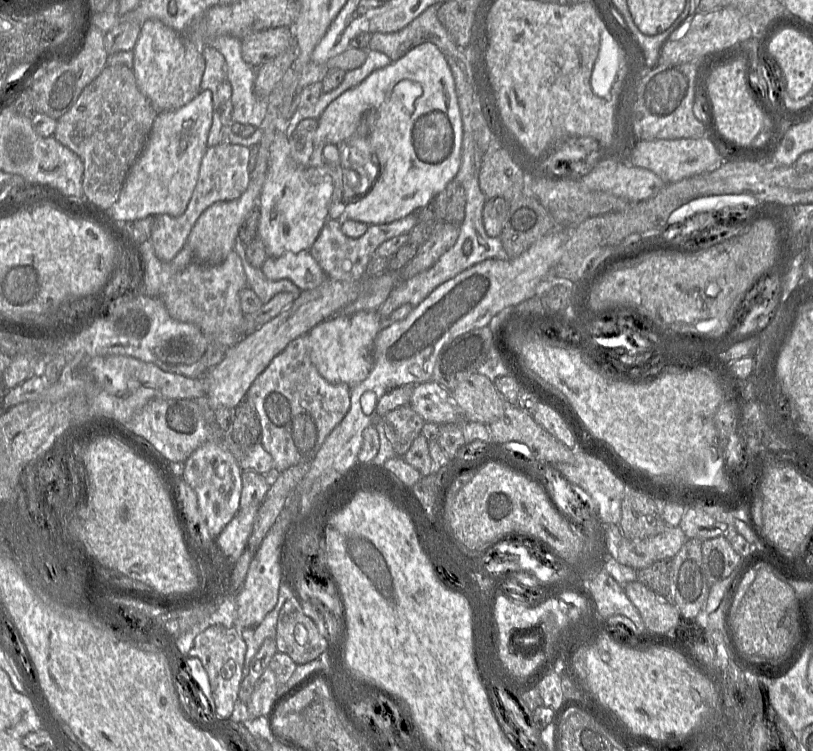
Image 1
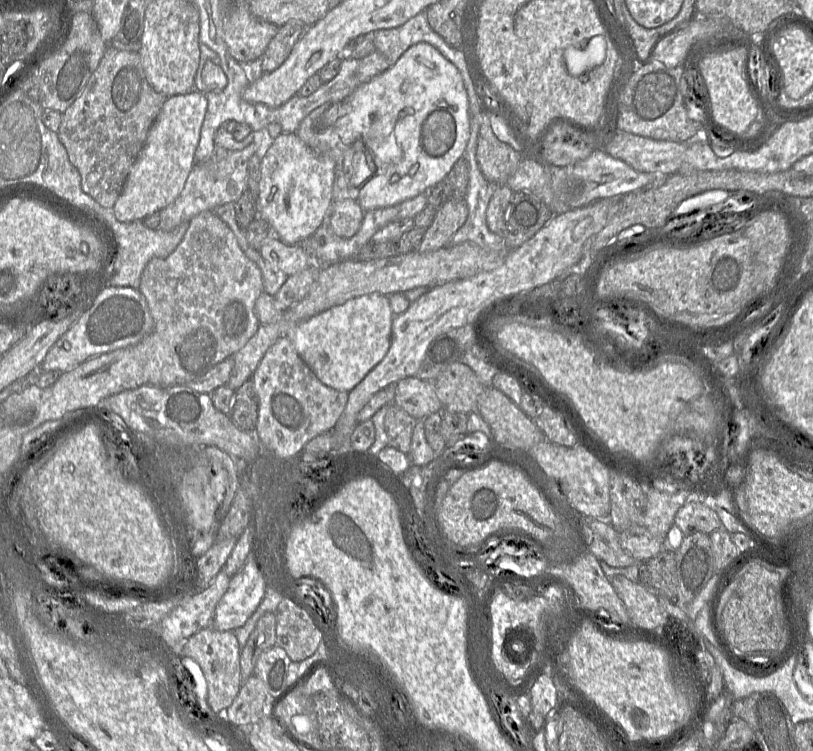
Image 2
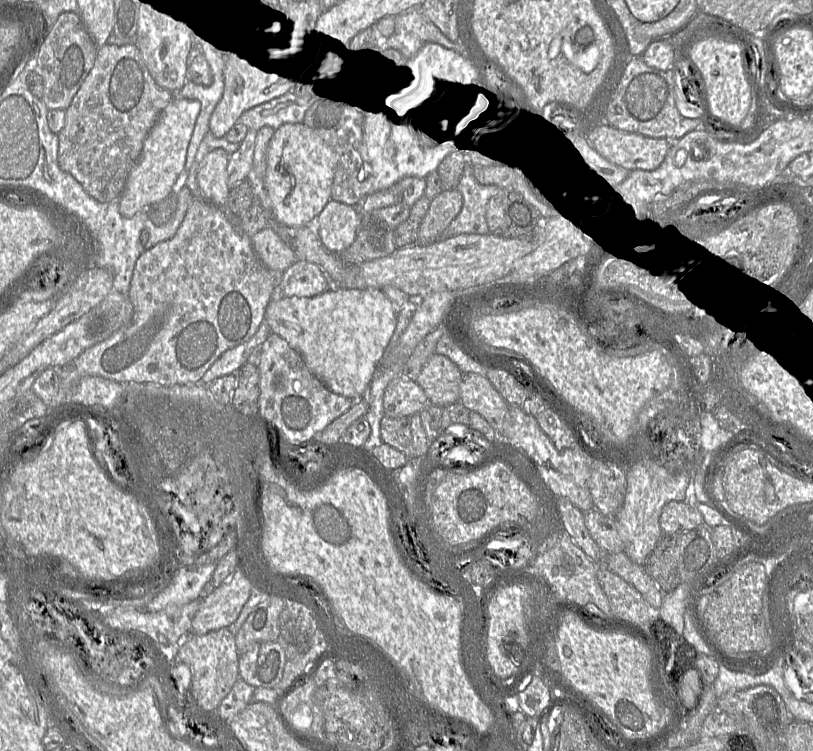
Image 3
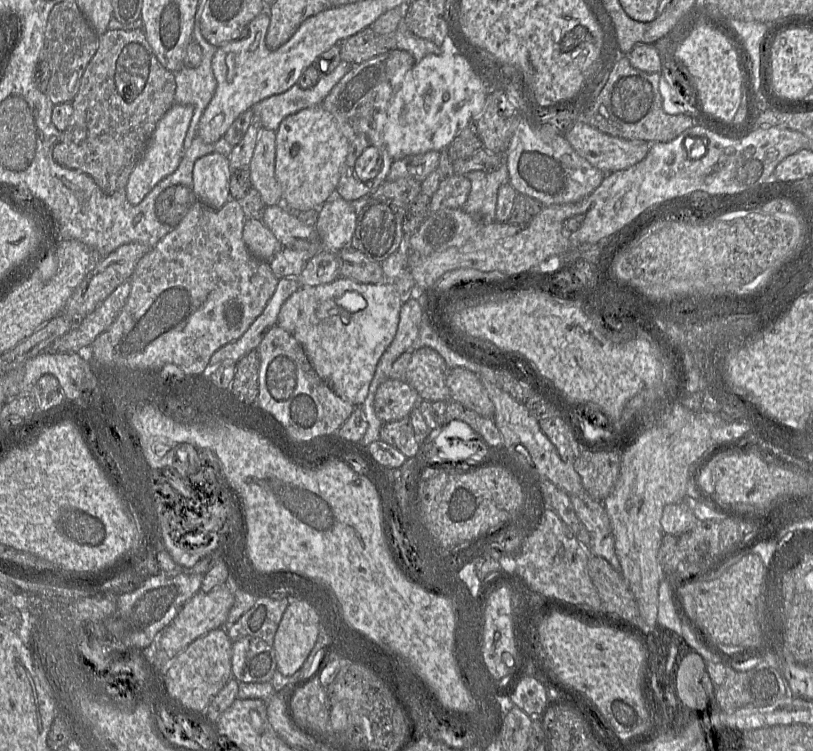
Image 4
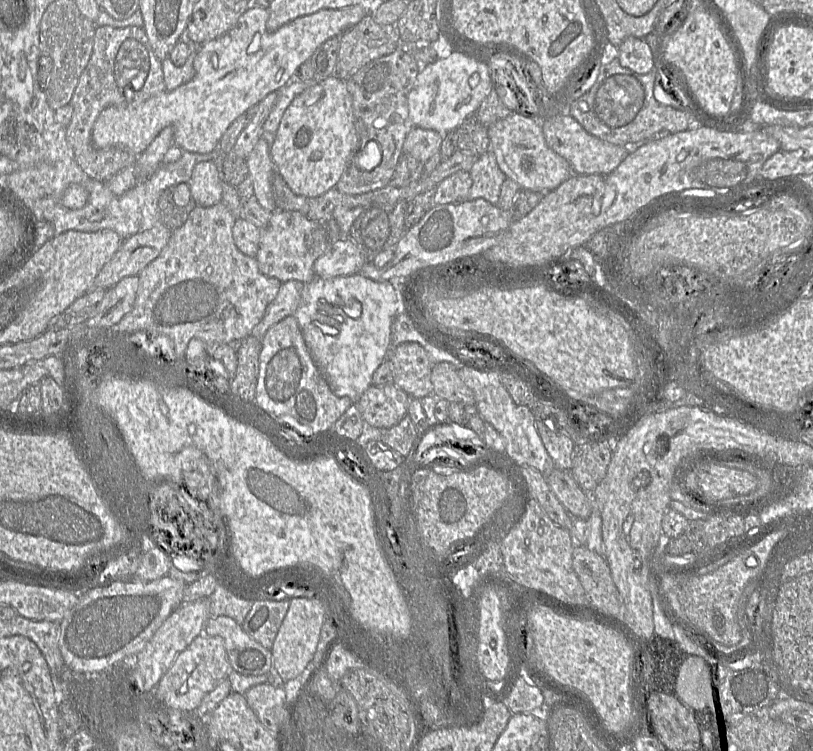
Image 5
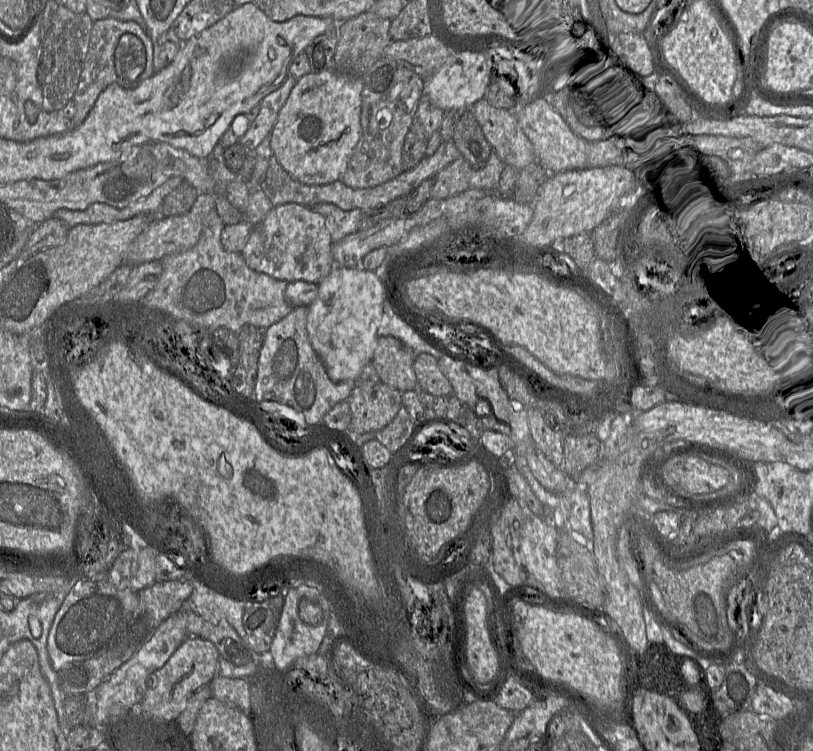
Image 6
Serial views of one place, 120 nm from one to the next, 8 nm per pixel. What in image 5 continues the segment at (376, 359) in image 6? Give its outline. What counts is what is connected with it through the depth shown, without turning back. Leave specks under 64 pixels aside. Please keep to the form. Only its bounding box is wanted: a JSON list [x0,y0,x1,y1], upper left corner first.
[388,334,435,399]

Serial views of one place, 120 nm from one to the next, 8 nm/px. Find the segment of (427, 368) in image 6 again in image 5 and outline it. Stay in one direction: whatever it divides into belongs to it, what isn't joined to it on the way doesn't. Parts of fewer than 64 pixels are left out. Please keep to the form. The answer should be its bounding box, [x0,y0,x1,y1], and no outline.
[431,362,475,405]

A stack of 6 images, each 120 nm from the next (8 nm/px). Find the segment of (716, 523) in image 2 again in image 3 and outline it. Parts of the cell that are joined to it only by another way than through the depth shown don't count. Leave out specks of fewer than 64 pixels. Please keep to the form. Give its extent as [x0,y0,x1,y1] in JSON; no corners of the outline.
[660,501,704,534]

